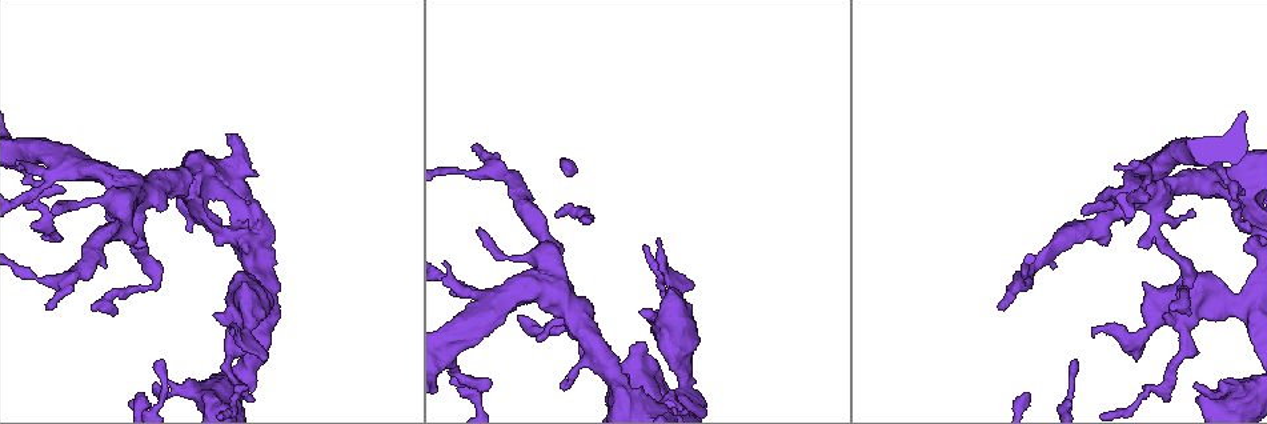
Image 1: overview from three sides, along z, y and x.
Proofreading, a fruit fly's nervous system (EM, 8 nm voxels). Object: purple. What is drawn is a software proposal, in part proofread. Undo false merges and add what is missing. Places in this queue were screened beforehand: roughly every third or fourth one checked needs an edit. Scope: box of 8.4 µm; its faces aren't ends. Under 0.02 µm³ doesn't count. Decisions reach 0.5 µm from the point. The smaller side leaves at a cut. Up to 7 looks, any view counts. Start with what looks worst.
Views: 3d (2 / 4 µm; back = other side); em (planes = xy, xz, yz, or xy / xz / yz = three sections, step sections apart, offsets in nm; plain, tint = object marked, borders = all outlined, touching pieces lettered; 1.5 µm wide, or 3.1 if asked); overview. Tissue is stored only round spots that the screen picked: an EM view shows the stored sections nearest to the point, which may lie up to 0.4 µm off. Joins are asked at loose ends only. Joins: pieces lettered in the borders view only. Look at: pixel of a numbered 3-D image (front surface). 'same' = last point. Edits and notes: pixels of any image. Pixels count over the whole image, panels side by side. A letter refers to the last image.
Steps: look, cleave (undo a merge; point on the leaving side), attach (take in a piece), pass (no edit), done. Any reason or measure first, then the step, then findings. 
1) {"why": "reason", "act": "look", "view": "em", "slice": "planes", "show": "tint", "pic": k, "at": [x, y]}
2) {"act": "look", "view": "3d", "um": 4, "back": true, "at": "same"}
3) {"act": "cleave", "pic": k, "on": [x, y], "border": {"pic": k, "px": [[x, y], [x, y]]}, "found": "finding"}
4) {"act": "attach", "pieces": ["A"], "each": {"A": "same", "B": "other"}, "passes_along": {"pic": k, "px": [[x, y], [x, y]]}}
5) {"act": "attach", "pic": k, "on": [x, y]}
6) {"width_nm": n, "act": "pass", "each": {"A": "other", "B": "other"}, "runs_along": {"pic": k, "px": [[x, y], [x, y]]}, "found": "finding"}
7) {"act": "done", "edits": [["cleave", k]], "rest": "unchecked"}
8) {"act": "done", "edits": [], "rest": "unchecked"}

{"why": "branch stops here", "act": "look", "view": "em", "slice": "planes", "show": "borders", "pic": 1, "at": [93, 307]}

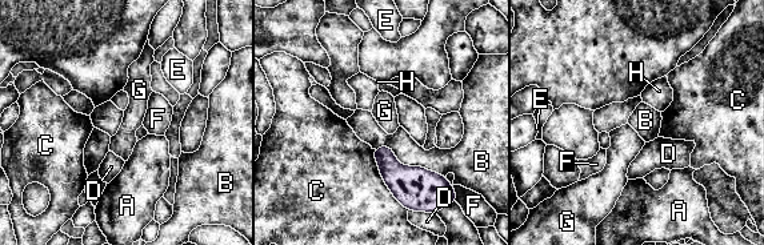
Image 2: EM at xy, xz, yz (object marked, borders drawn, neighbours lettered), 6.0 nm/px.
{"act": "pass", "each": {"A": "other", "B": "other", "C": "other", "D": "other", "E": "other", "F": "other", "G": "other", "H": "other"}, "border": {"pic": 2, "px": [[374, 149], [383, 181], [408, 209]]}, "found": "no lettered piece goes on from it"}

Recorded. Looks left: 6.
{"why": "branch stops here", "act": "look", "view": "em", "slice": "planes", "show": "borders", "pic": 1, "at": [645, 312]}

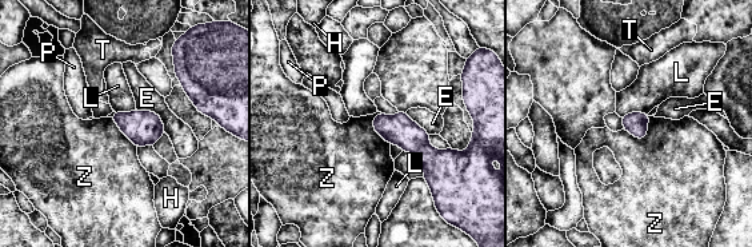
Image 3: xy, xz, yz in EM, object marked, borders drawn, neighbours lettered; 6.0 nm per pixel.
{"width_nm": 140, "act": "pass", "each": {"E": "other", "H": "other", "L": "other", "P": "other", "T": "other", "Z": "other"}, "runs_along": {"pic": 3, "px": [[376, 122], [455, 166]]}, "found": "no lettered piece goes on from it"}

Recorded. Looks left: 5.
{"why": "an open end", "act": "look", "view": "3d", "um": 2, "pic": 1, "at": [1193, 385]}

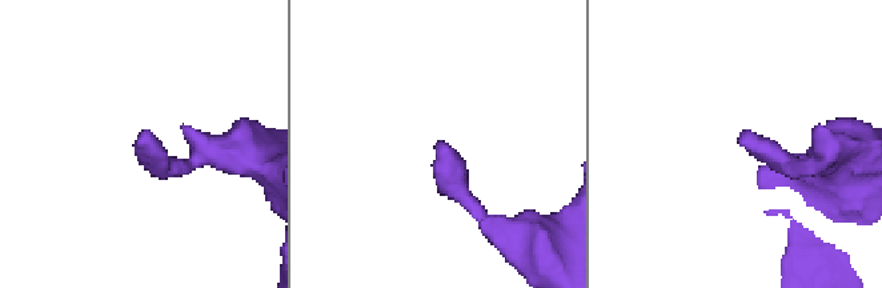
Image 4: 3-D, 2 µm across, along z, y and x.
{"act": "look", "view": "em", "slice": "xz", "step": 4, "show": "borders", "pic": 4, "at": [739, 141]}

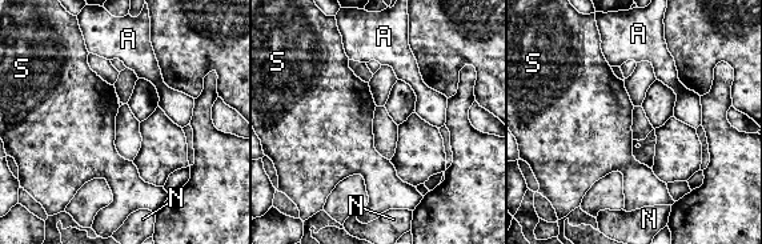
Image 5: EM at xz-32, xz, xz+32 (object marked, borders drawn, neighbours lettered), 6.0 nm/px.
{"act": "look", "view": "em", "slice": "planes", "show": "borders", "at": "same"}

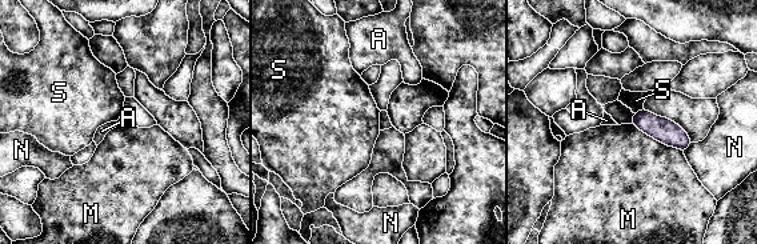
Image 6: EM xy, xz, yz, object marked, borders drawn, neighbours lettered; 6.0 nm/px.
{"longest_contact_nm": ["M", 360], "act": "pass", "each": {"A": "other", "M": "other", "N": "other", "S": "other"}, "border": {"pic": 6, "px": [[632, 123], [683, 152]]}, "found": "none of them fits"}

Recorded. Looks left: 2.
{"act": "done", "edits": [], "rest": "unchecked"}

